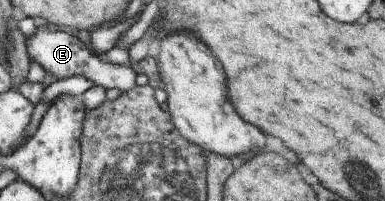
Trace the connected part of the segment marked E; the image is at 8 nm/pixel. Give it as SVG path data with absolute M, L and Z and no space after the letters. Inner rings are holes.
M46 21L38 22L35 34L27 40L27 47L31 59L41 63L47 72L56 77L56 79L68 79L74 75L84 75L92 80L96 86L104 86L112 89L116 87L126 93L134 89L136 79L138 79L138 71L131 66L131 63L123 62L120 64L106 61L102 54L95 50L92 51L78 35L68 33L61 29L48 29Z

